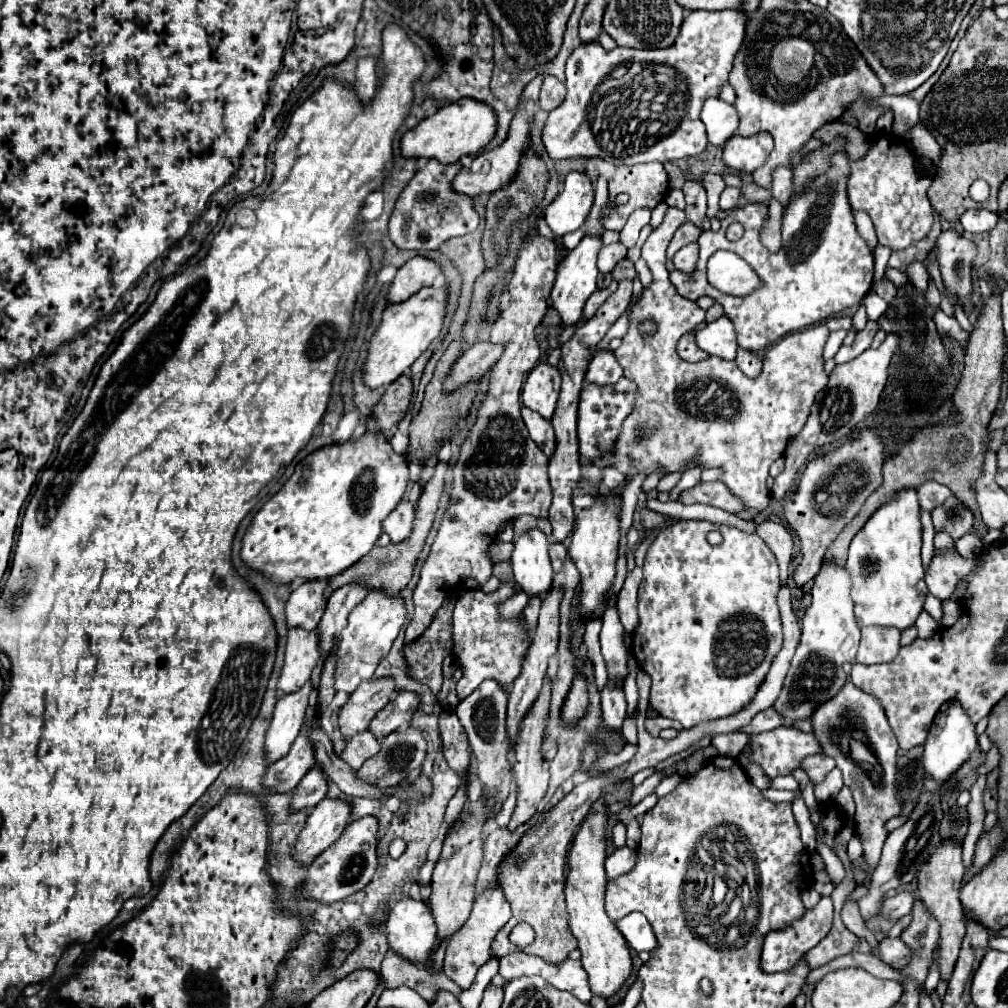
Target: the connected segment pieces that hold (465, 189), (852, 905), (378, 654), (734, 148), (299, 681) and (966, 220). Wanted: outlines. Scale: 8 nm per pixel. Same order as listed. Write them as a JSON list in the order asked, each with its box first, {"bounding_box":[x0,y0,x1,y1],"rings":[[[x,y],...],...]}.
[{"bounding_box":[454,75,544,197],"rings":[[[536,75],[536,79],[532,79],[526,89],[524,89],[524,95],[522,95],[522,103],[520,103],[520,109],[514,117],[514,121],[510,123],[510,131],[508,131],[508,137],[506,141],[498,147],[498,149],[490,149],[490,151],[484,151],[484,153],[478,153],[472,161],[470,167],[464,167],[458,177],[454,179],[454,189],[458,193],[464,193],[464,195],[470,195],[470,197],[476,197],[476,195],[482,195],[482,193],[494,193],[506,185],[510,185],[510,181],[516,177],[516,171],[518,171],[518,163],[520,163],[520,157],[526,149],[526,141],[528,141],[528,131],[530,131],[530,123],[534,119],[534,111],[538,109],[538,93],[540,93],[540,87],[542,87],[542,81],[544,81],[544,75]]]},{"bounding_box":[840,895,868,939],"rings":[[[848,895],[848,897],[846,897],[846,903],[844,903],[844,907],[842,907],[840,915],[842,915],[842,921],[844,921],[846,929],[850,929],[852,933],[856,933],[856,935],[862,939],[862,933],[864,933],[864,931],[868,931],[868,929],[864,927],[862,915],[858,913],[858,901],[856,901],[856,899],[852,899],[852,895]]]},{"bounding_box":[336,589,406,693],"rings":[[[370,589],[366,599],[356,605],[348,617],[348,625],[338,641],[338,665],[336,665],[336,691],[352,693],[362,681],[368,681],[374,675],[378,663],[388,655],[394,639],[400,633],[400,627],[406,619],[406,605],[402,593],[386,593],[384,589]]]},{"bounding_box":[724,131,774,173],"rings":[[[762,131],[752,137],[734,135],[724,145],[724,163],[734,171],[752,173],[754,169],[766,163],[766,157],[770,157],[772,149],[774,149],[774,141],[770,133]]]},{"bounding_box":[278,629,320,693],"rings":[[[290,629],[278,689],[284,693],[298,691],[312,677],[320,659],[320,631],[312,629],[310,633],[306,633],[306,629]]]},{"bounding_box":[960,209,998,233],"rings":[[[968,209],[960,217],[960,223],[968,233],[986,233],[996,227],[998,215],[988,209]]]}]

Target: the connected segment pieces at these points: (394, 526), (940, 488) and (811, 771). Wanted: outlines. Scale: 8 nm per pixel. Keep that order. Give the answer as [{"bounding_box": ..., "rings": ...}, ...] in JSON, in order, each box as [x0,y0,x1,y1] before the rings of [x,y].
[{"bounding_box":[384,501,414,543],"rings":[[[402,501],[394,509],[394,513],[390,513],[388,519],[384,521],[384,531],[390,535],[392,543],[406,541],[412,533],[412,521],[414,521],[414,509],[408,501]]]},{"bounding_box":[916,481,952,513],"rings":[[[924,481],[922,485],[916,487],[916,495],[918,495],[920,507],[930,513],[934,507],[942,505],[942,501],[946,501],[952,493],[946,485],[938,485],[936,481]]]},{"bounding_box":[802,755,834,785],"rings":[[[810,755],[802,759],[802,769],[806,771],[806,775],[810,777],[810,781],[814,785],[822,783],[824,777],[834,769],[834,759],[832,757],[824,757],[824,755]]]}]

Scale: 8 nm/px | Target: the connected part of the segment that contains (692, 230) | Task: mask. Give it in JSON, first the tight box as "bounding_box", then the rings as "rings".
{"bounding_box":[666,221,702,259],"rings":[[[686,221],[686,225],[682,225],[682,227],[674,233],[674,237],[672,237],[670,245],[668,245],[666,257],[668,257],[668,259],[672,259],[672,257],[674,257],[674,253],[676,253],[678,249],[682,249],[684,245],[688,245],[688,243],[696,241],[696,239],[700,237],[700,233],[702,233],[702,231],[700,231],[692,221]]]}

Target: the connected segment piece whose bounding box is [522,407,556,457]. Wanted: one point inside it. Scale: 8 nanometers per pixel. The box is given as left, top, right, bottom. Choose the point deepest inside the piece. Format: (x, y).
(542, 433)

